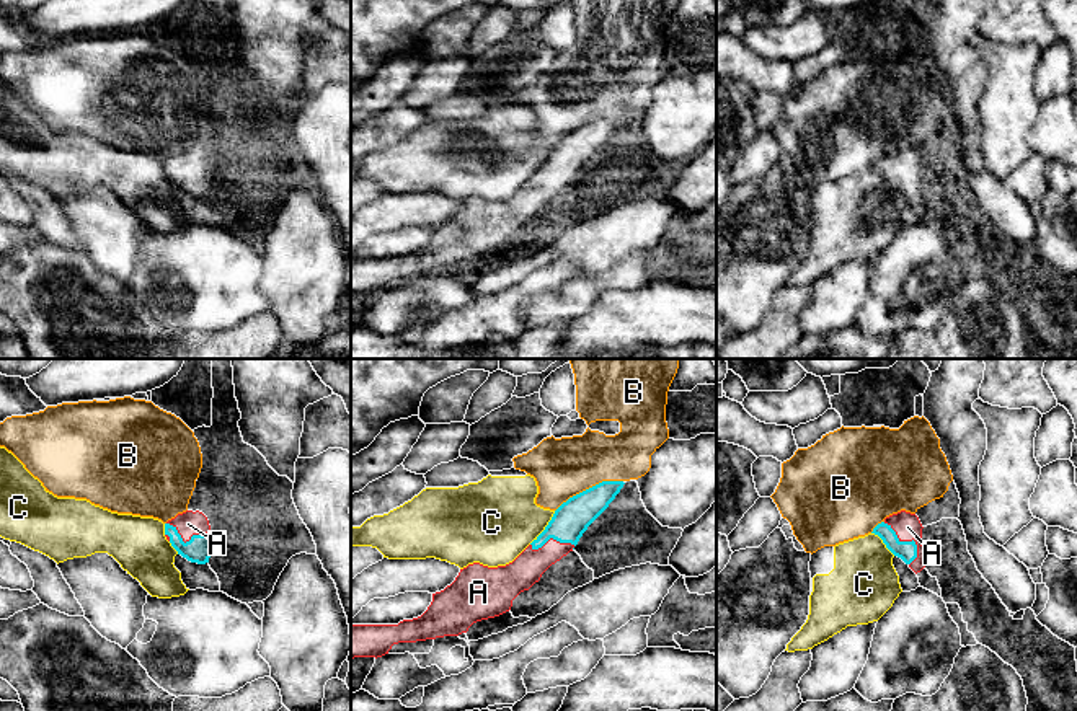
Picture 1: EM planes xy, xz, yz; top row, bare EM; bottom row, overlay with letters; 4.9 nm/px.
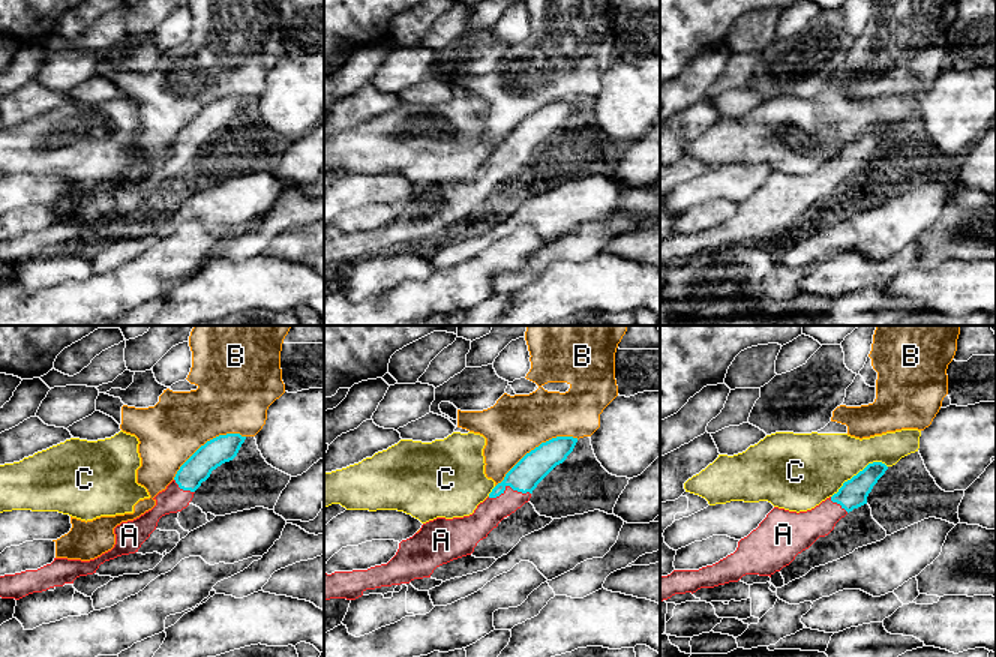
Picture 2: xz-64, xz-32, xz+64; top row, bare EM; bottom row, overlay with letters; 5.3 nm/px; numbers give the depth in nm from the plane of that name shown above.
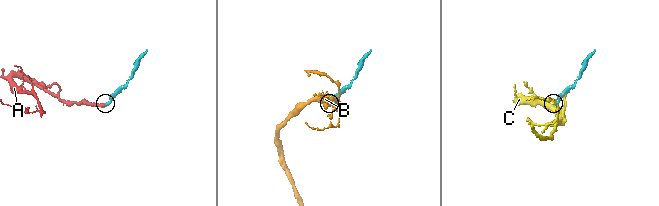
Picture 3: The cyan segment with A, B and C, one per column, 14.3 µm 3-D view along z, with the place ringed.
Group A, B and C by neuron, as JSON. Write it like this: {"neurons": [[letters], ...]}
{"neurons": [["A"], ["B"], ["C"]]}

